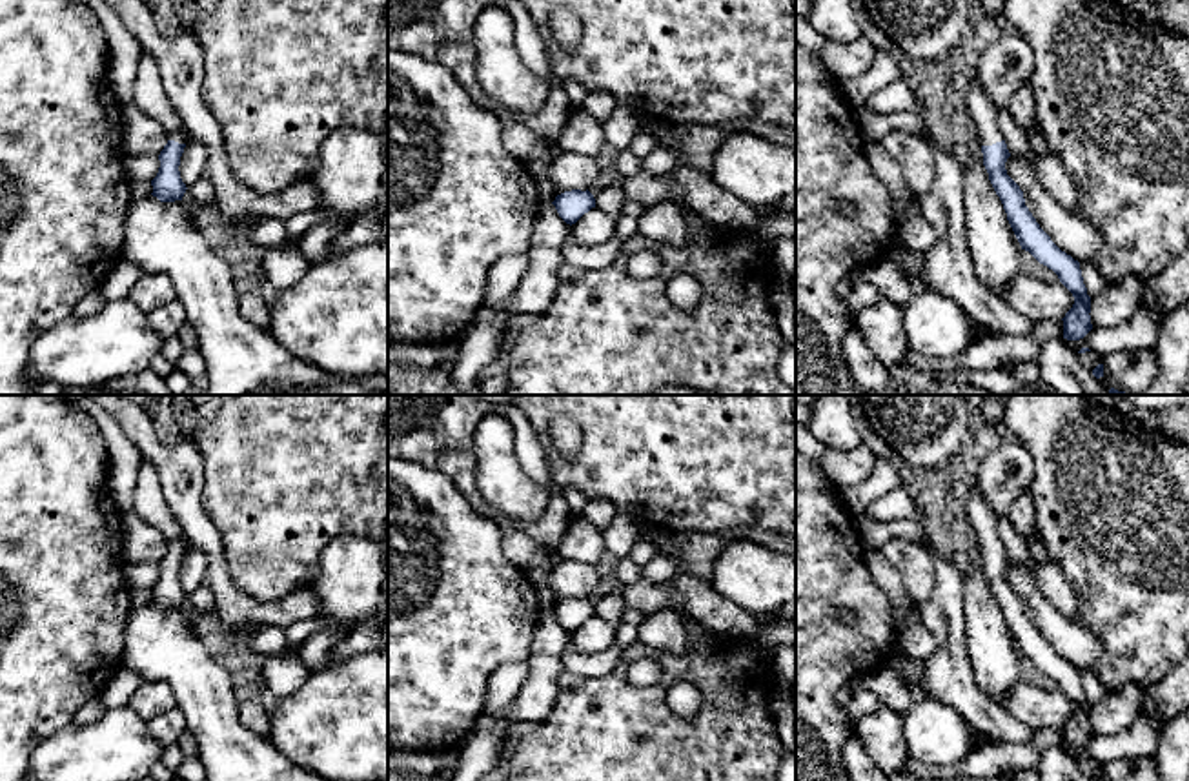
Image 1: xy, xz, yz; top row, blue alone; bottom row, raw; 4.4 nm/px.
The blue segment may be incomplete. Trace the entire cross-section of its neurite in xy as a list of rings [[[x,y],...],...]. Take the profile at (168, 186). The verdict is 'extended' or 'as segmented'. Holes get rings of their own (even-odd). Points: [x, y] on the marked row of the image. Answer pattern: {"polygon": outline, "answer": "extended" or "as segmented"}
{"polygon": [[[186,129],[180,133],[173,133],[168,137],[168,144],[158,155],[160,167],[157,177],[151,180],[151,195],[157,197],[160,202],[182,200],[188,189],[180,178],[178,166],[184,147],[189,140],[191,137]]], "answer": "extended"}

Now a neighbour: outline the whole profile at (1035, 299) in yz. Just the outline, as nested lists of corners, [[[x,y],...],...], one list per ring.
[[[1018,275],[1000,297],[1032,322],[1060,320],[1074,304],[1062,282],[1049,284],[1029,275]]]

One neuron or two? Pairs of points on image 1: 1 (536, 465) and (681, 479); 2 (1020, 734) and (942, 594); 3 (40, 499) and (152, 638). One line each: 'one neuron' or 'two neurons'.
1: two neurons
2: one neuron
3: two neurons

